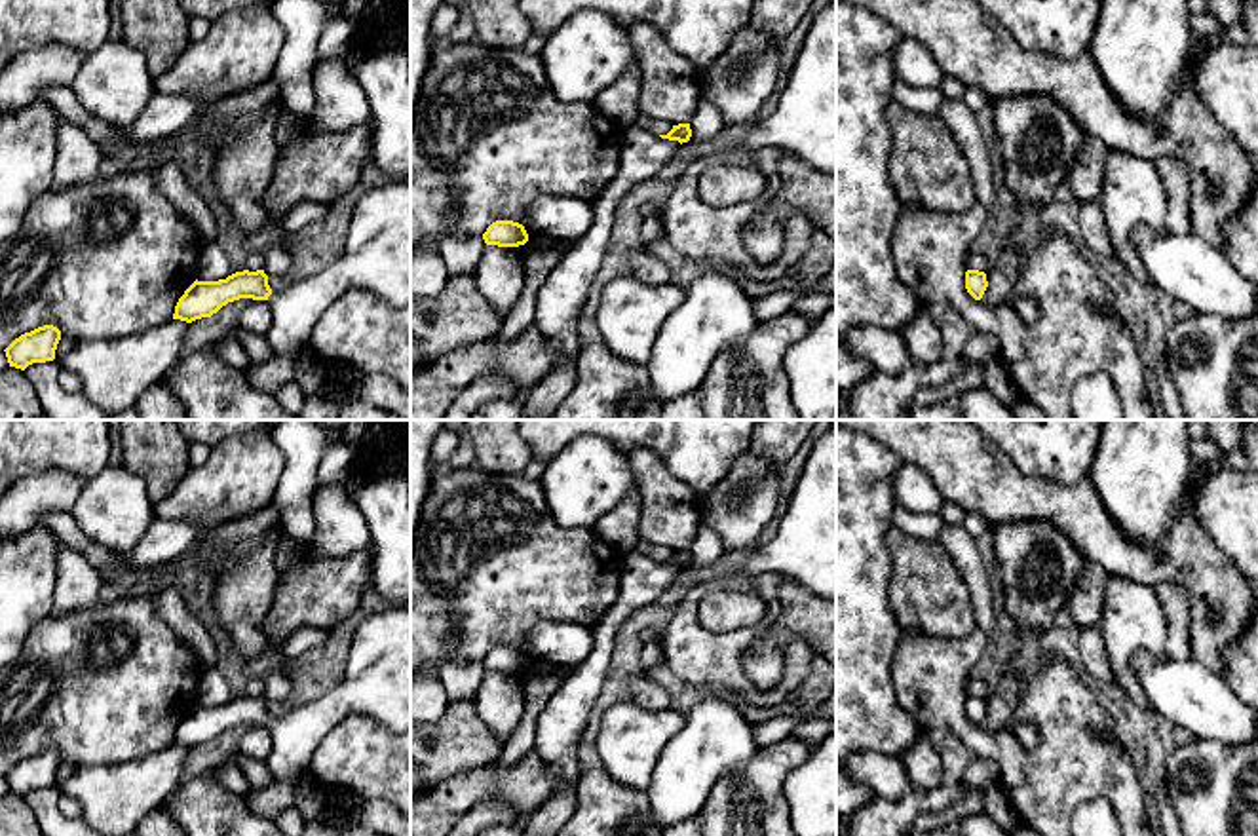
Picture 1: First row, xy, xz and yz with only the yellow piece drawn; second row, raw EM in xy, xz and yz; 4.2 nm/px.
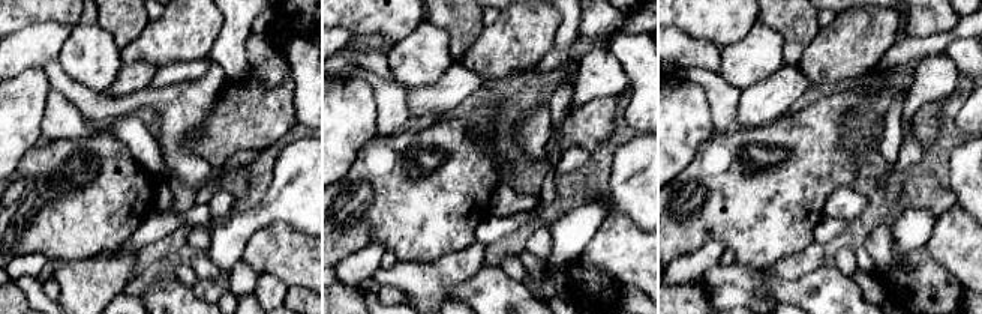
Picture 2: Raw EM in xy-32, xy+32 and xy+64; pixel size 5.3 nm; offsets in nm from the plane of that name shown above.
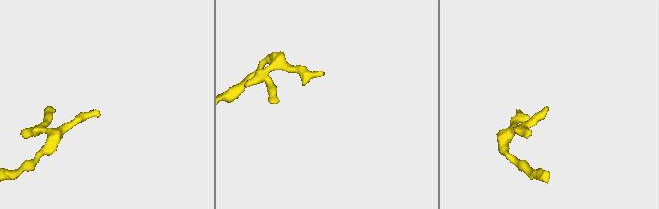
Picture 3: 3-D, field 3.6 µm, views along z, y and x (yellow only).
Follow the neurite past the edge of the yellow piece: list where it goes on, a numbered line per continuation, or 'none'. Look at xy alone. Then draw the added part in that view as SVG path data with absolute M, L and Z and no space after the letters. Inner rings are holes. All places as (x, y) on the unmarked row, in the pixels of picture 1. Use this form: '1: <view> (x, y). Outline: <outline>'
1: xy (377, 683). Outline: M391 604L369 616L353 633L344 678L319 699L268 722L272 750L264 762L274 779L296 783L323 737L350 714L367 714L395 733L410 732L410 604Z

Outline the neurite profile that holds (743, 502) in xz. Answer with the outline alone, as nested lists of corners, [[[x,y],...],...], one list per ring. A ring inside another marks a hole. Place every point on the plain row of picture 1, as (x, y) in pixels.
[[[745,450],[707,494],[701,524],[722,540],[724,551],[751,549],[772,522],[781,498],[779,471],[781,466]]]

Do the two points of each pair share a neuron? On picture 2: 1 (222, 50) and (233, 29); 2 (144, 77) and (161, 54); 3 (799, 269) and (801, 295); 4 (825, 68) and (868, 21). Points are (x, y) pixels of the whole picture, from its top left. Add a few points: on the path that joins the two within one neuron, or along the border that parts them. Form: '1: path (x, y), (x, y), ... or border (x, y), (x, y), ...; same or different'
1: path (227, 45), (233, 39), (233, 33); same
2: border (125, 63), (152, 62), (158, 68); different
3: border (825, 263), (793, 280), (763, 278); different
4: path (837, 56), (859, 33); same

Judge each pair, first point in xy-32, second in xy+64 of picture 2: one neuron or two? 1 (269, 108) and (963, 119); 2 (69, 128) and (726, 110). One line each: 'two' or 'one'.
1: two
2: one

